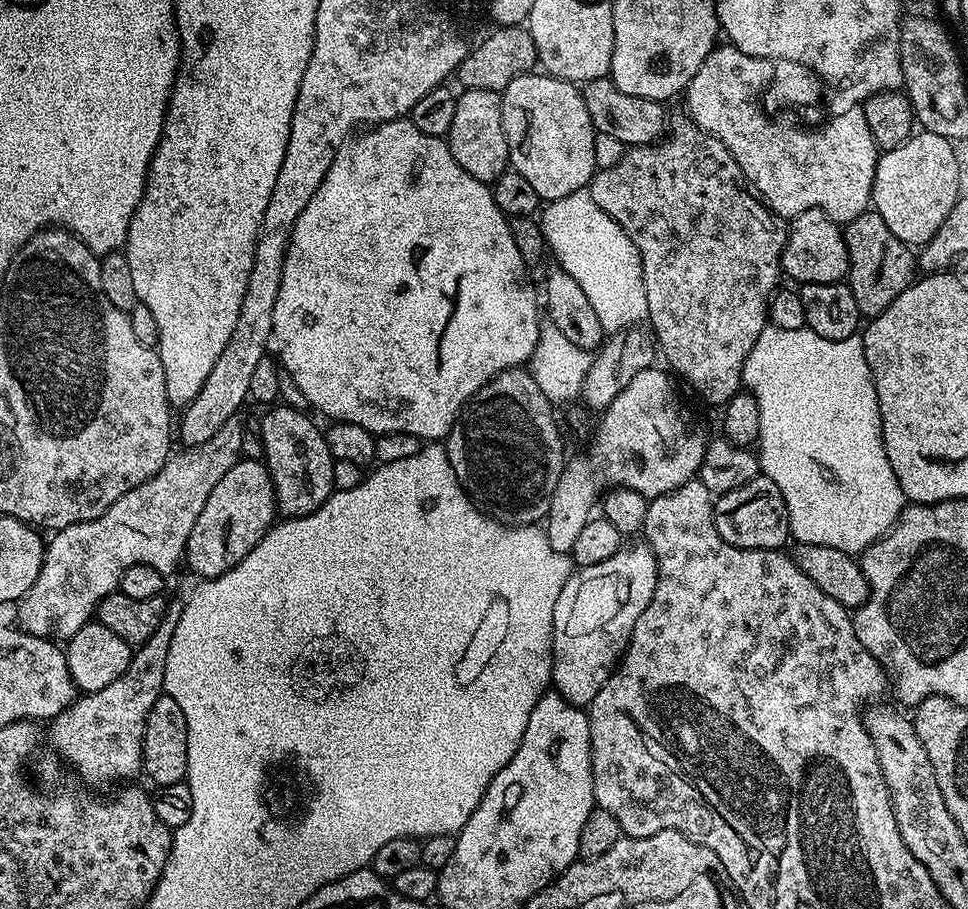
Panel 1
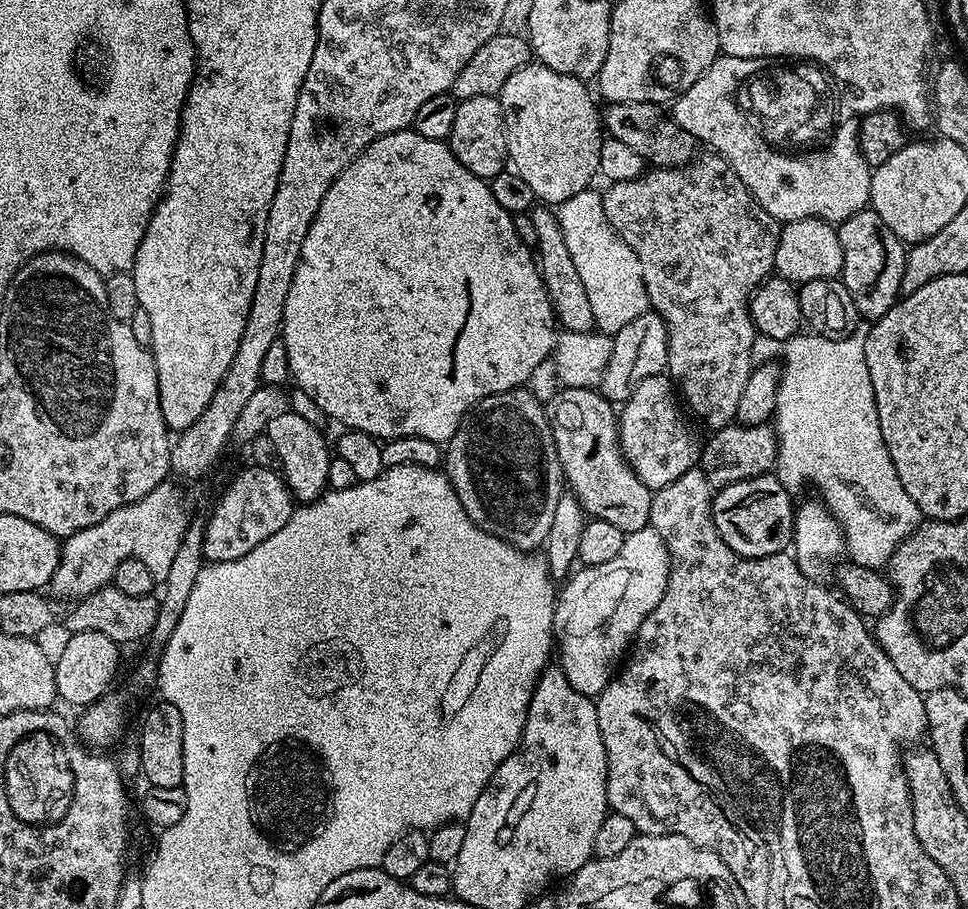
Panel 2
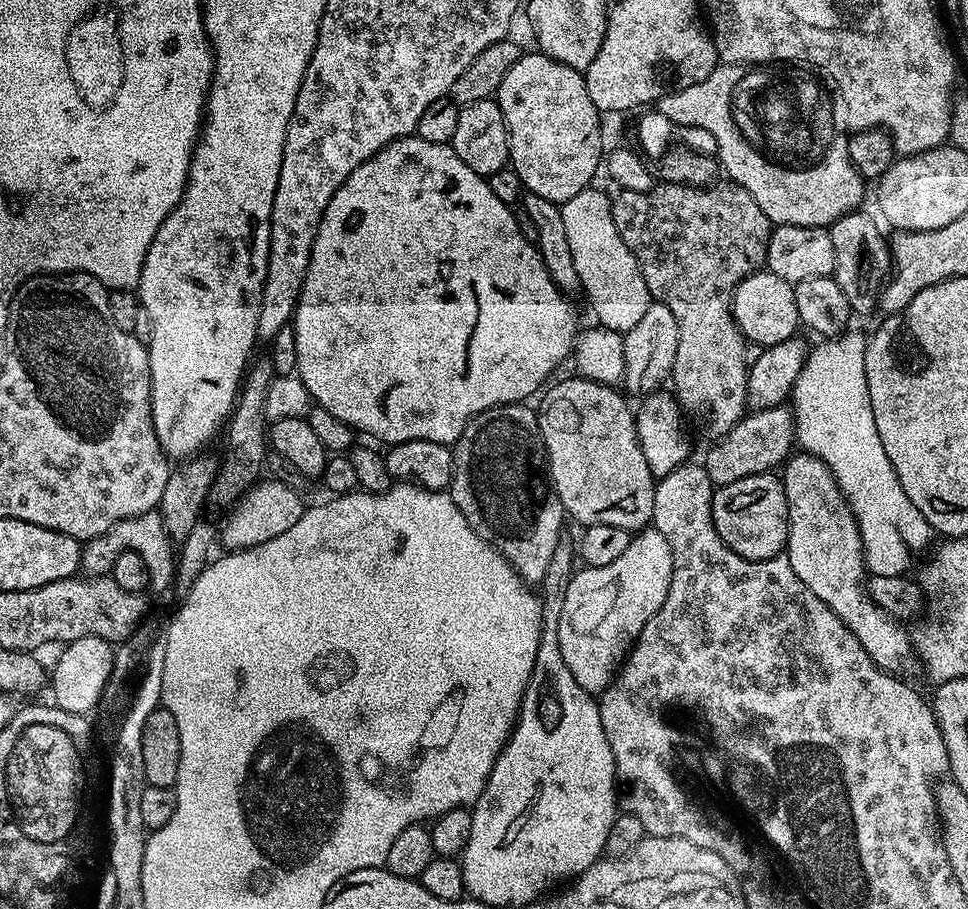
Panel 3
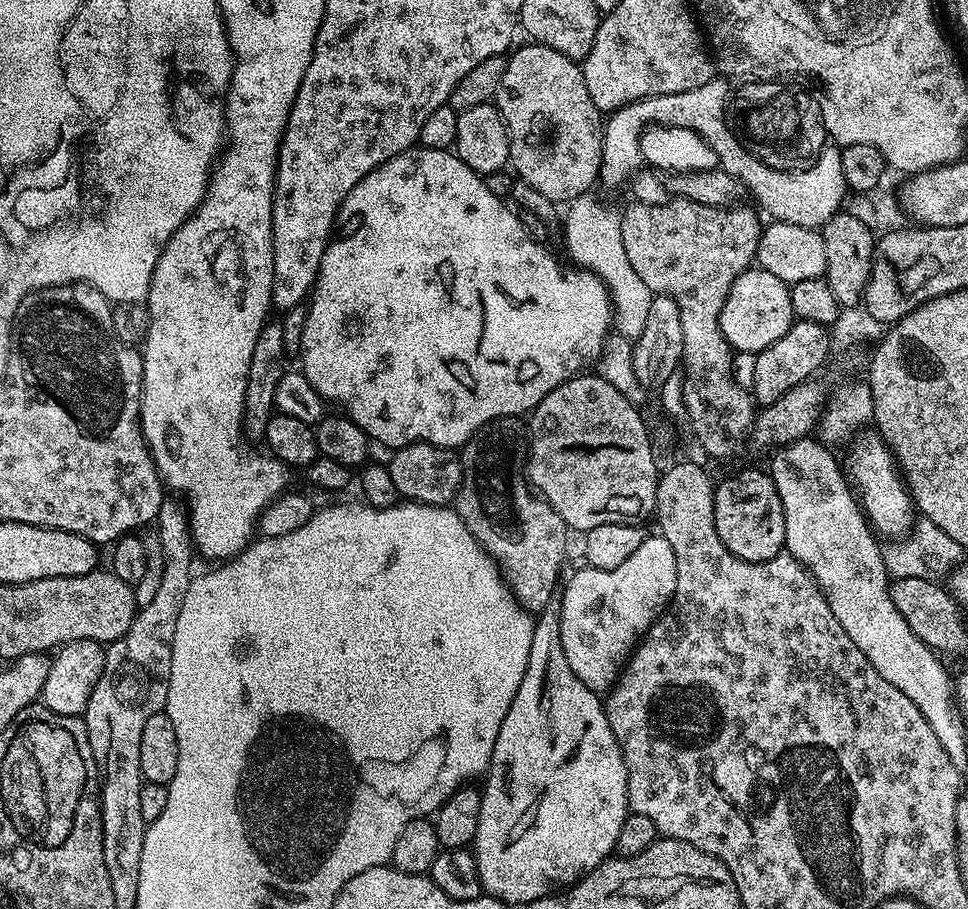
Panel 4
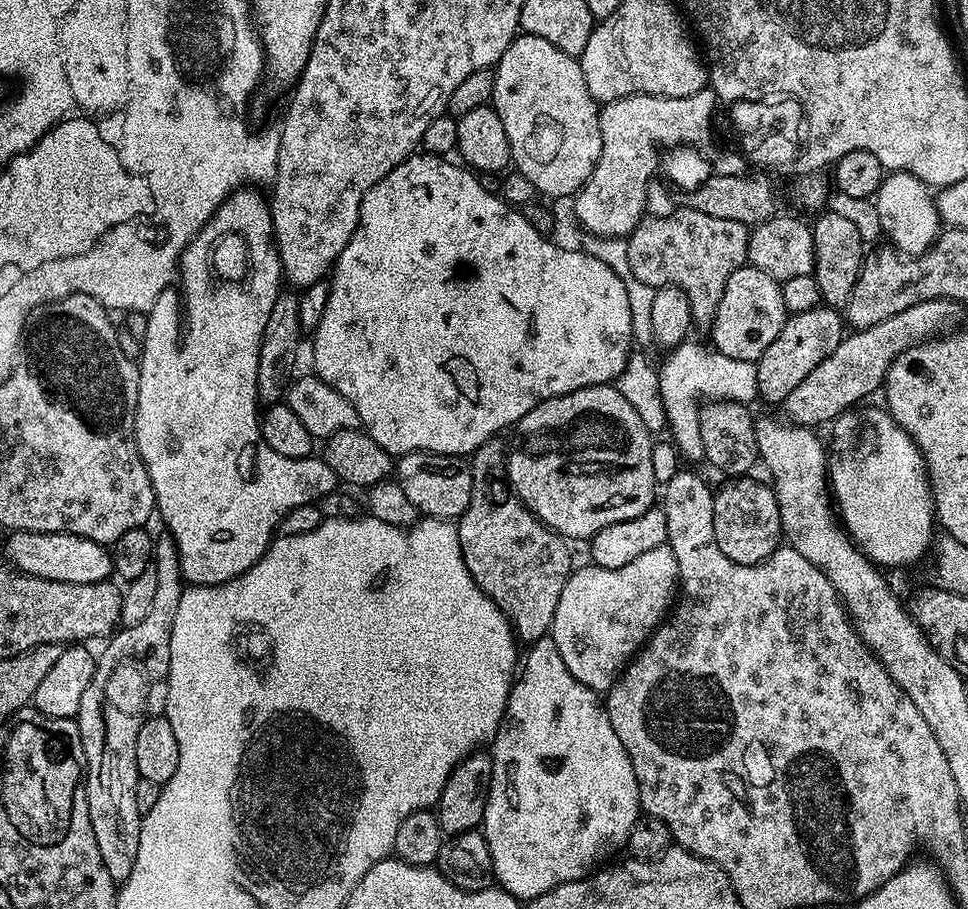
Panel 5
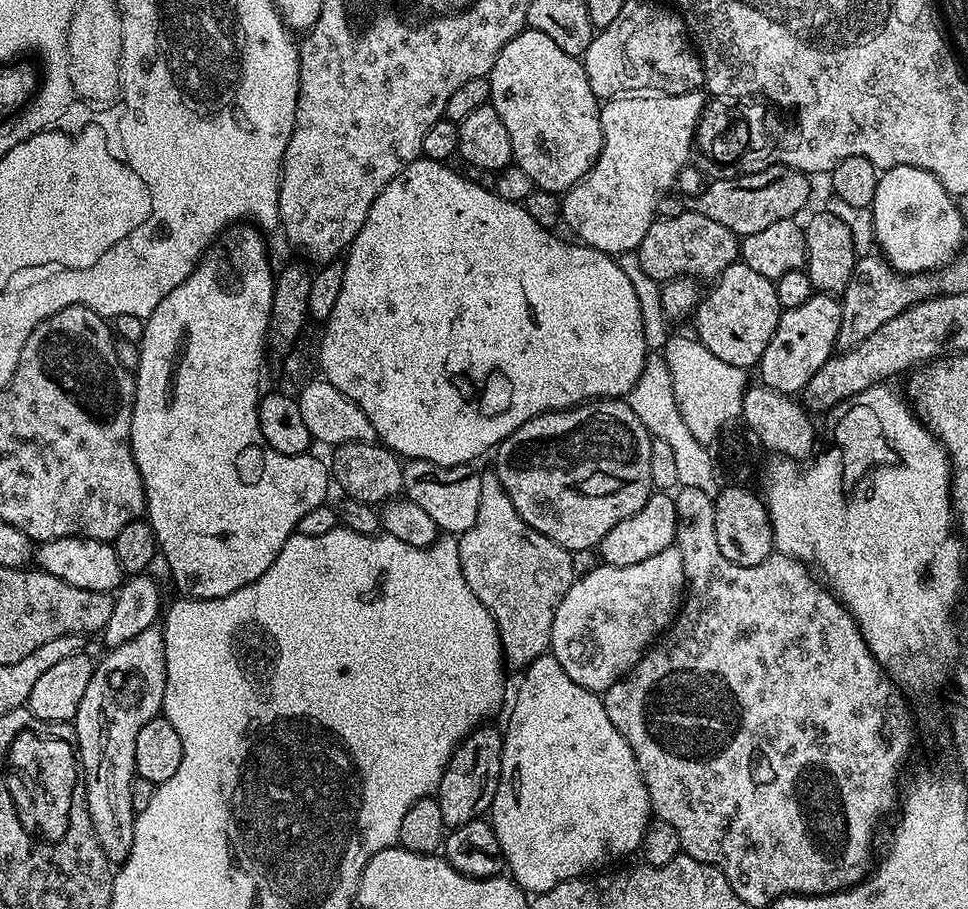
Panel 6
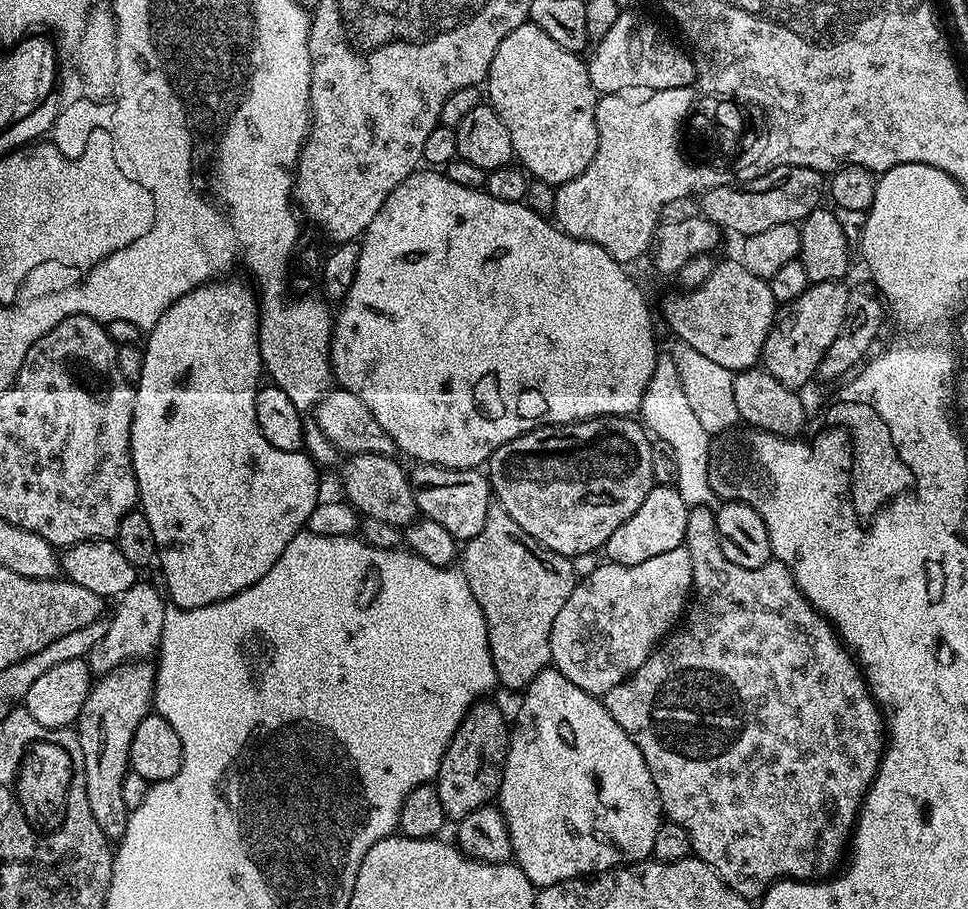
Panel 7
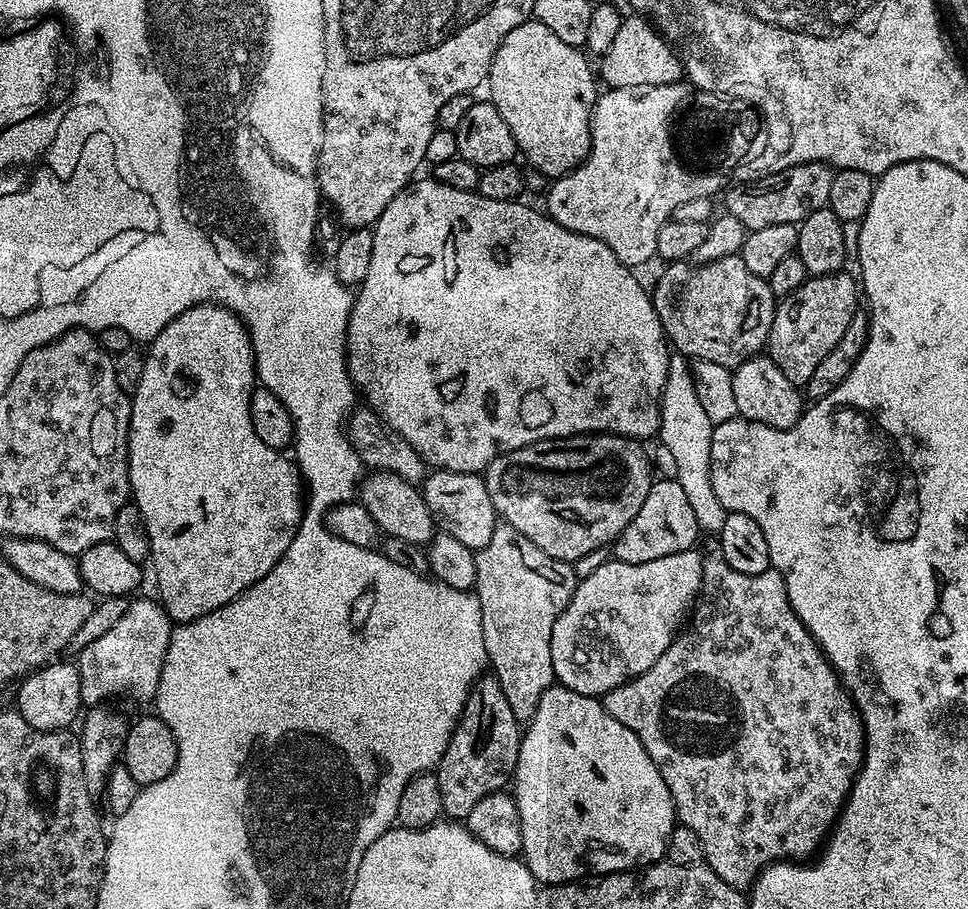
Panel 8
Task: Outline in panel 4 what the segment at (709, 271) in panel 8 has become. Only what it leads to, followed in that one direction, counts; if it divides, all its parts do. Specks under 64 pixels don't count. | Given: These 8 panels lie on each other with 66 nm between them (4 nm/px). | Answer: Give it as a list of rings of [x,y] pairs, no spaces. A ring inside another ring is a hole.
[[[759,266],[747,268],[745,272],[738,274],[738,278],[734,278],[734,286],[730,286],[730,294],[726,294],[726,302],[720,315],[720,329],[733,353],[758,353],[766,350],[766,346],[778,342],[778,338],[782,338],[782,334],[790,330],[792,323],[794,317],[790,306],[790,287],[782,282],[782,278],[774,278],[770,270]]]

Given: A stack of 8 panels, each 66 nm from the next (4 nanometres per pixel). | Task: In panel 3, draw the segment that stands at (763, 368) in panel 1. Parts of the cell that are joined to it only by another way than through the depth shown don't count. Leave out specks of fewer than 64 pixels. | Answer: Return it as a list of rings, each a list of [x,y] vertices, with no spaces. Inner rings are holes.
[[[849,331],[847,334],[841,335],[839,338],[828,338],[817,348],[813,347],[809,351],[806,362],[802,366],[802,374],[798,374],[798,380],[792,388],[790,397],[791,407],[794,409],[796,418],[796,444],[799,445],[807,455],[817,456],[822,462],[826,462],[826,466],[836,476],[836,485],[840,487],[841,492],[848,497],[848,505],[853,516],[856,517],[856,525],[860,531],[860,537],[864,543],[864,563],[867,571],[872,576],[902,576],[909,570],[908,563],[912,560],[912,552],[916,552],[919,548],[924,548],[928,544],[928,539],[934,536],[934,530],[926,522],[926,518],[922,518],[922,514],[918,510],[918,506],[914,506],[914,502],[910,502],[910,498],[906,498],[906,490],[902,490],[902,482],[898,482],[898,478],[894,474],[894,466],[890,466],[890,458],[886,458],[886,450],[882,450],[882,438],[878,438],[878,426],[874,426],[874,410],[870,410],[870,390],[866,386],[866,362],[864,361],[864,351],[868,345],[865,333]]]

